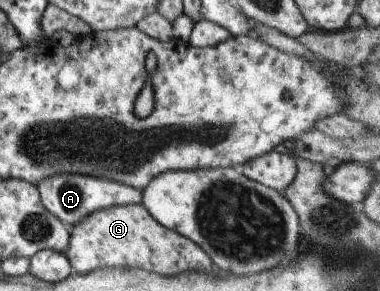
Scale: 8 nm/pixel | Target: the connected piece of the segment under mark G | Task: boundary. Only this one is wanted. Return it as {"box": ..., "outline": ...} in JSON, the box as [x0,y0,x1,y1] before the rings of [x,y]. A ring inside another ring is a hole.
{"box":[67,205,212,275],"outline":[[[116,205],[90,213],[86,219],[70,227],[70,243],[67,253],[70,267],[78,273],[88,273],[98,267],[144,267],[160,275],[178,275],[186,269],[212,271],[208,255],[176,231],[166,229],[140,205]]]}

